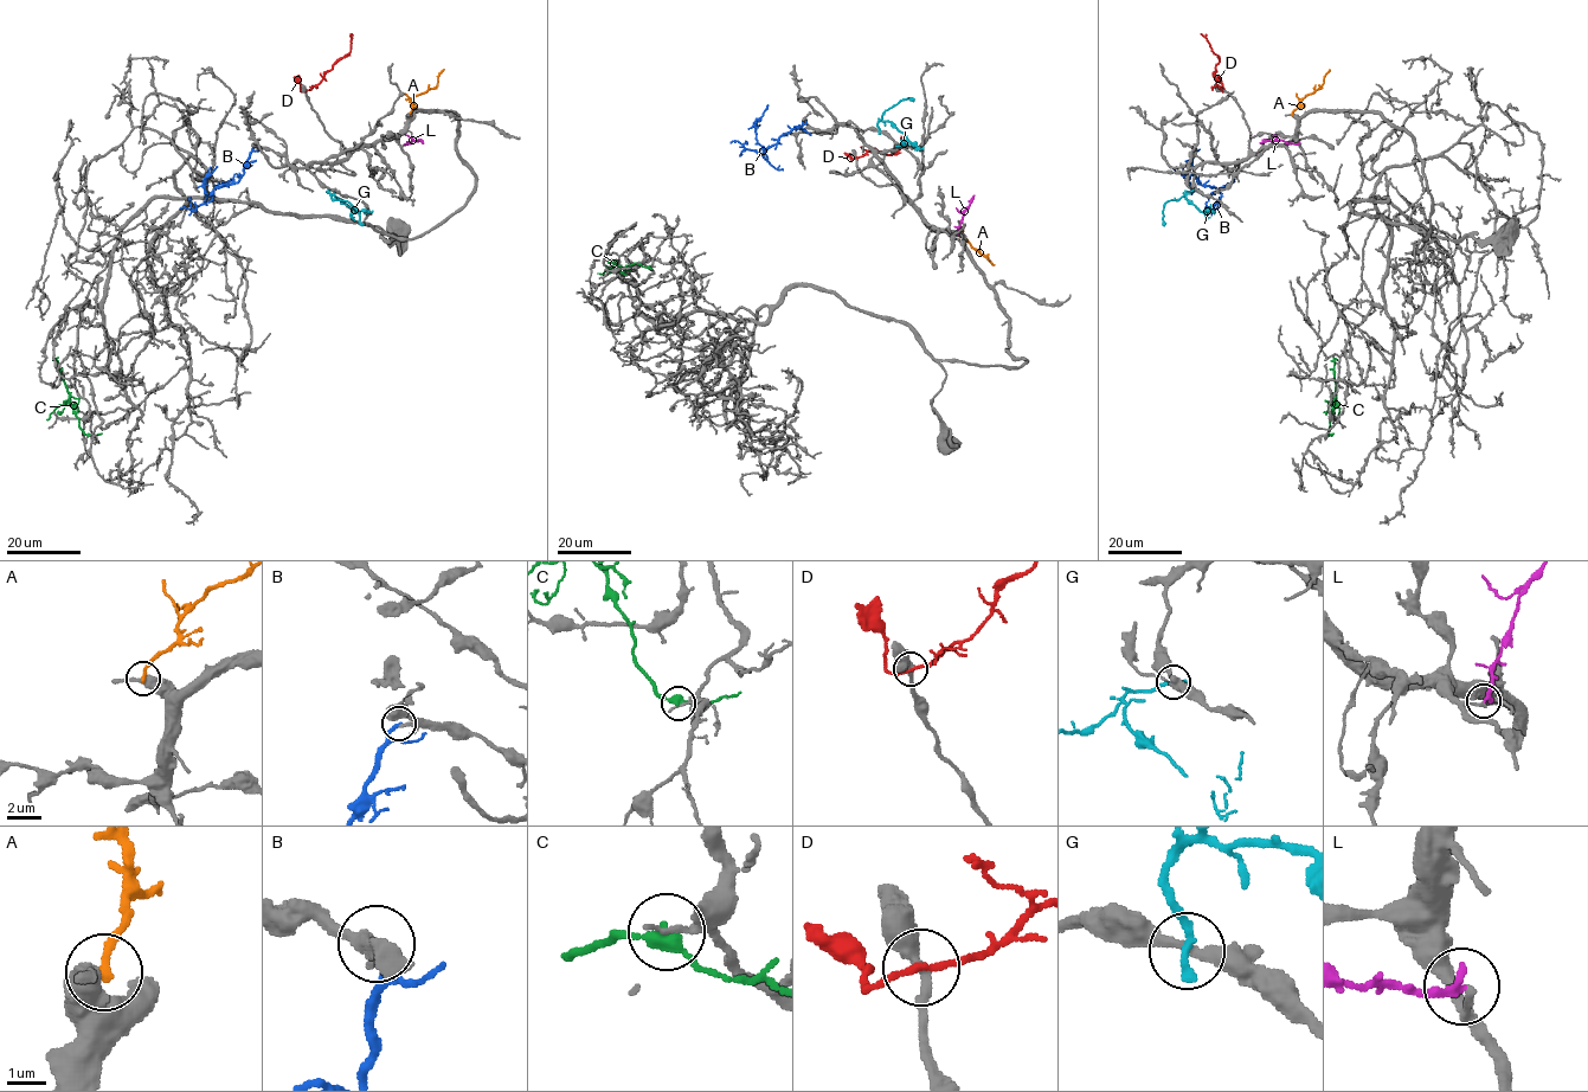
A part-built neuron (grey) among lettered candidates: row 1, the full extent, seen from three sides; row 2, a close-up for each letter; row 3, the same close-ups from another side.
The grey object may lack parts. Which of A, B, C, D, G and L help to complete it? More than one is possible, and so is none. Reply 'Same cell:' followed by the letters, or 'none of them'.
Same cell: none of them

